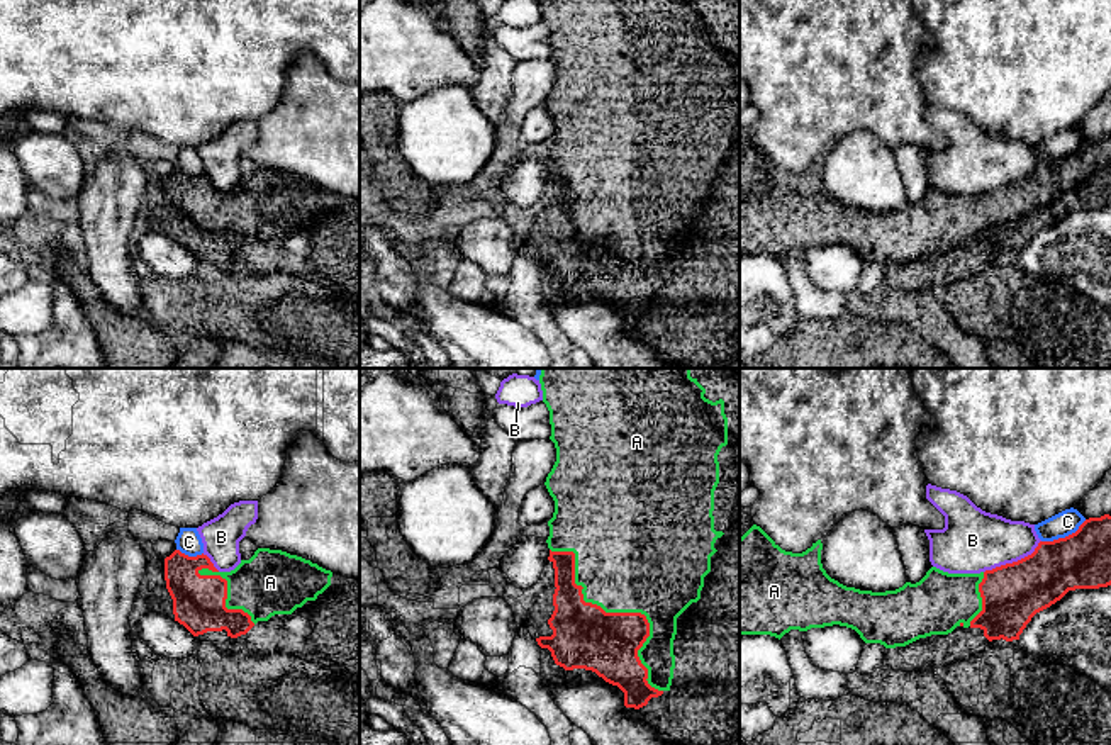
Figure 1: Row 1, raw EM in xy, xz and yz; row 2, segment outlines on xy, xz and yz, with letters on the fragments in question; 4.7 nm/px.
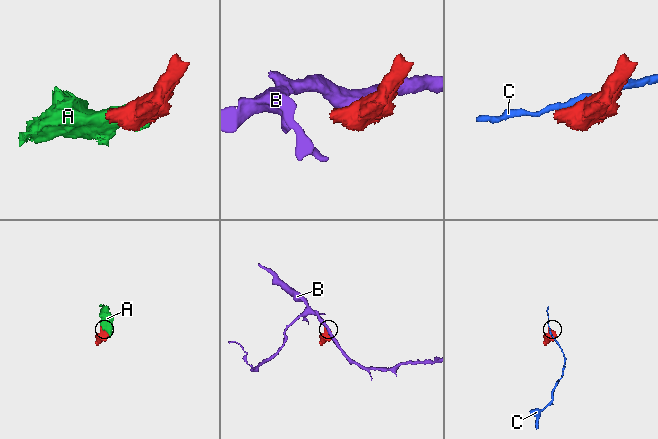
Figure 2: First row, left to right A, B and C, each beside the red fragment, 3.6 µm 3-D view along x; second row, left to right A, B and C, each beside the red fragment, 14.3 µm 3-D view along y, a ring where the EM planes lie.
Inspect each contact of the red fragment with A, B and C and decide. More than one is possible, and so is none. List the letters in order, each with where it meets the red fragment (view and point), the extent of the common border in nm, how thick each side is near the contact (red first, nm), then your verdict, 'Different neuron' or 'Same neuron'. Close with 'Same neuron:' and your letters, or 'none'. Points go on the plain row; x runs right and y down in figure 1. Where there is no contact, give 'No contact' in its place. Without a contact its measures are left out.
A: Touches red at xz (619, 233). Shared border 850 nm. Thickness 300 nm (red) against 480 nm. Same neuron
B: Touches red at yz (1013, 182). Shared border 320 nm. Thickness 280 nm (red) against 300 nm. Different neuron
C: Touches red at yz (1066, 156). Shared border 240 nm. Thickness 280 nm (red) against 120 nm. Different neuron
Same neuron: A

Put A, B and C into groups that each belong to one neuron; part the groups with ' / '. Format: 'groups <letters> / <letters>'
groups A / B / C

